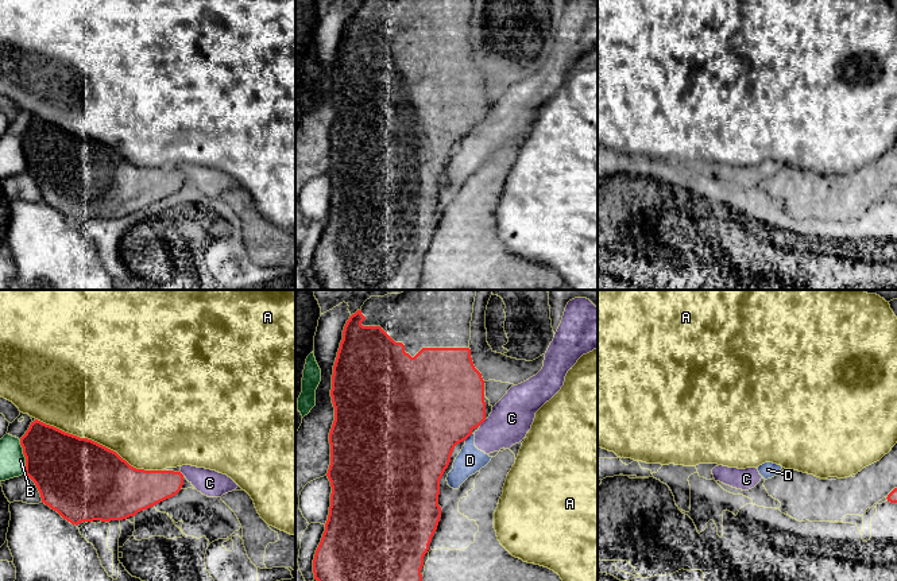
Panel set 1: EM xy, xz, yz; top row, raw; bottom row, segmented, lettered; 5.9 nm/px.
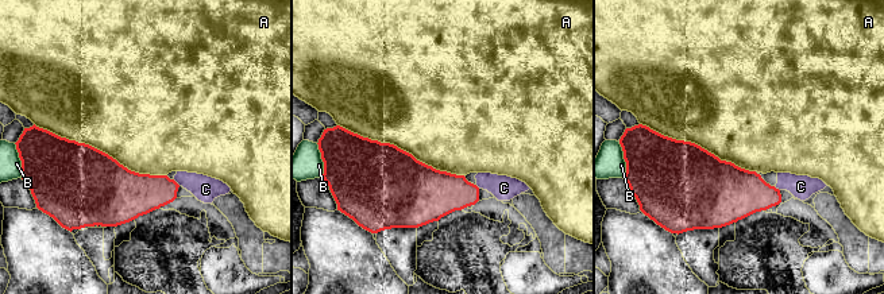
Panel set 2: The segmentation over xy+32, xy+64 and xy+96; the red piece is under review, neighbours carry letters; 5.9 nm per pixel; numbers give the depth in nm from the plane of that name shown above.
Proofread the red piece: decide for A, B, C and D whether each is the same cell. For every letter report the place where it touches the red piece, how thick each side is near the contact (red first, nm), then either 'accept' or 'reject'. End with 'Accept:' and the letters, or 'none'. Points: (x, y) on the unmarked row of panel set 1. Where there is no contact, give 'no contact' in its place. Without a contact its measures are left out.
A: xy (99, 142) | 480/500 nm | reject
B: xy (24, 154) | 400/160 nm | reject
C: xz (482, 120) | 460/240 nm | reject
D: xz (467, 135) | 500/160 nm | reject
Accept: none

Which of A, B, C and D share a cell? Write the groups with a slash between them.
A / B / C D

